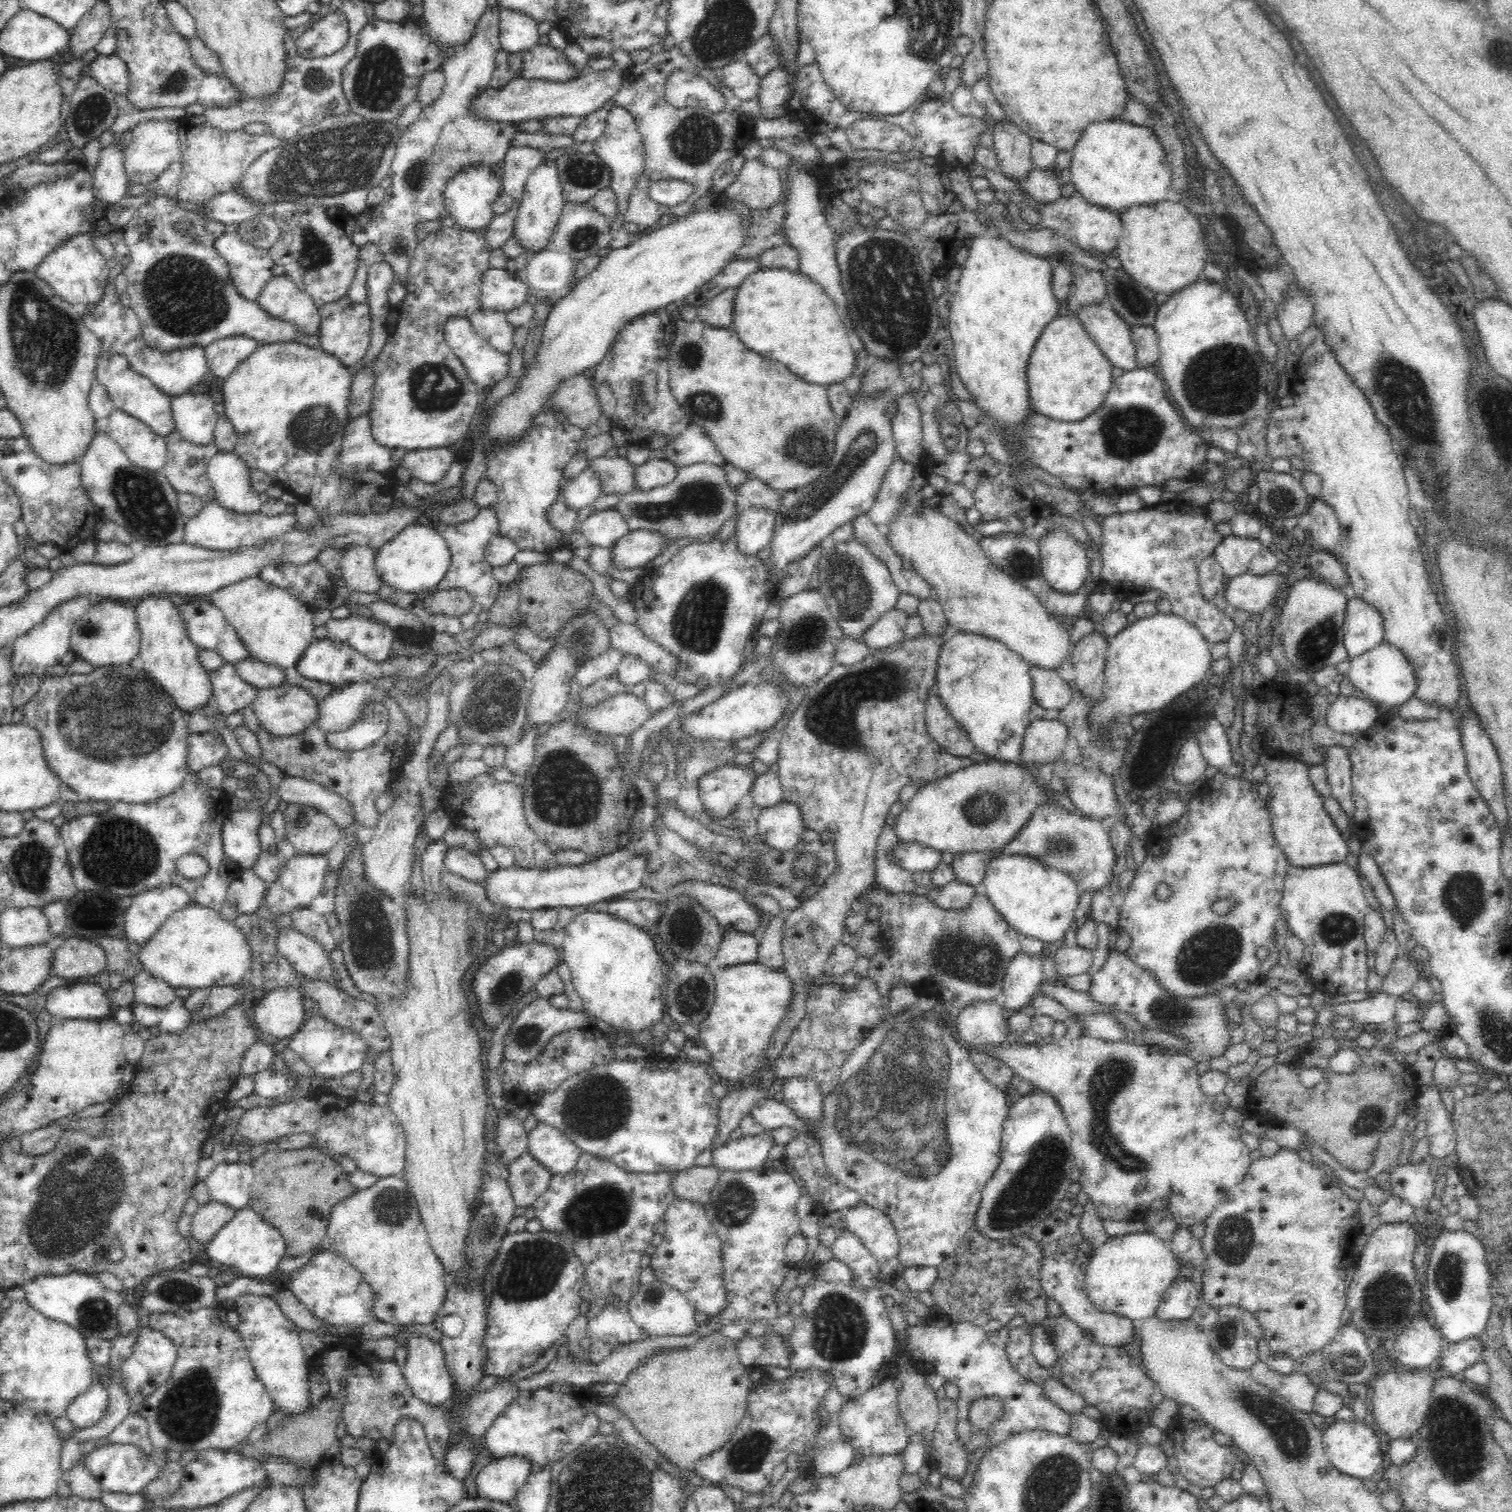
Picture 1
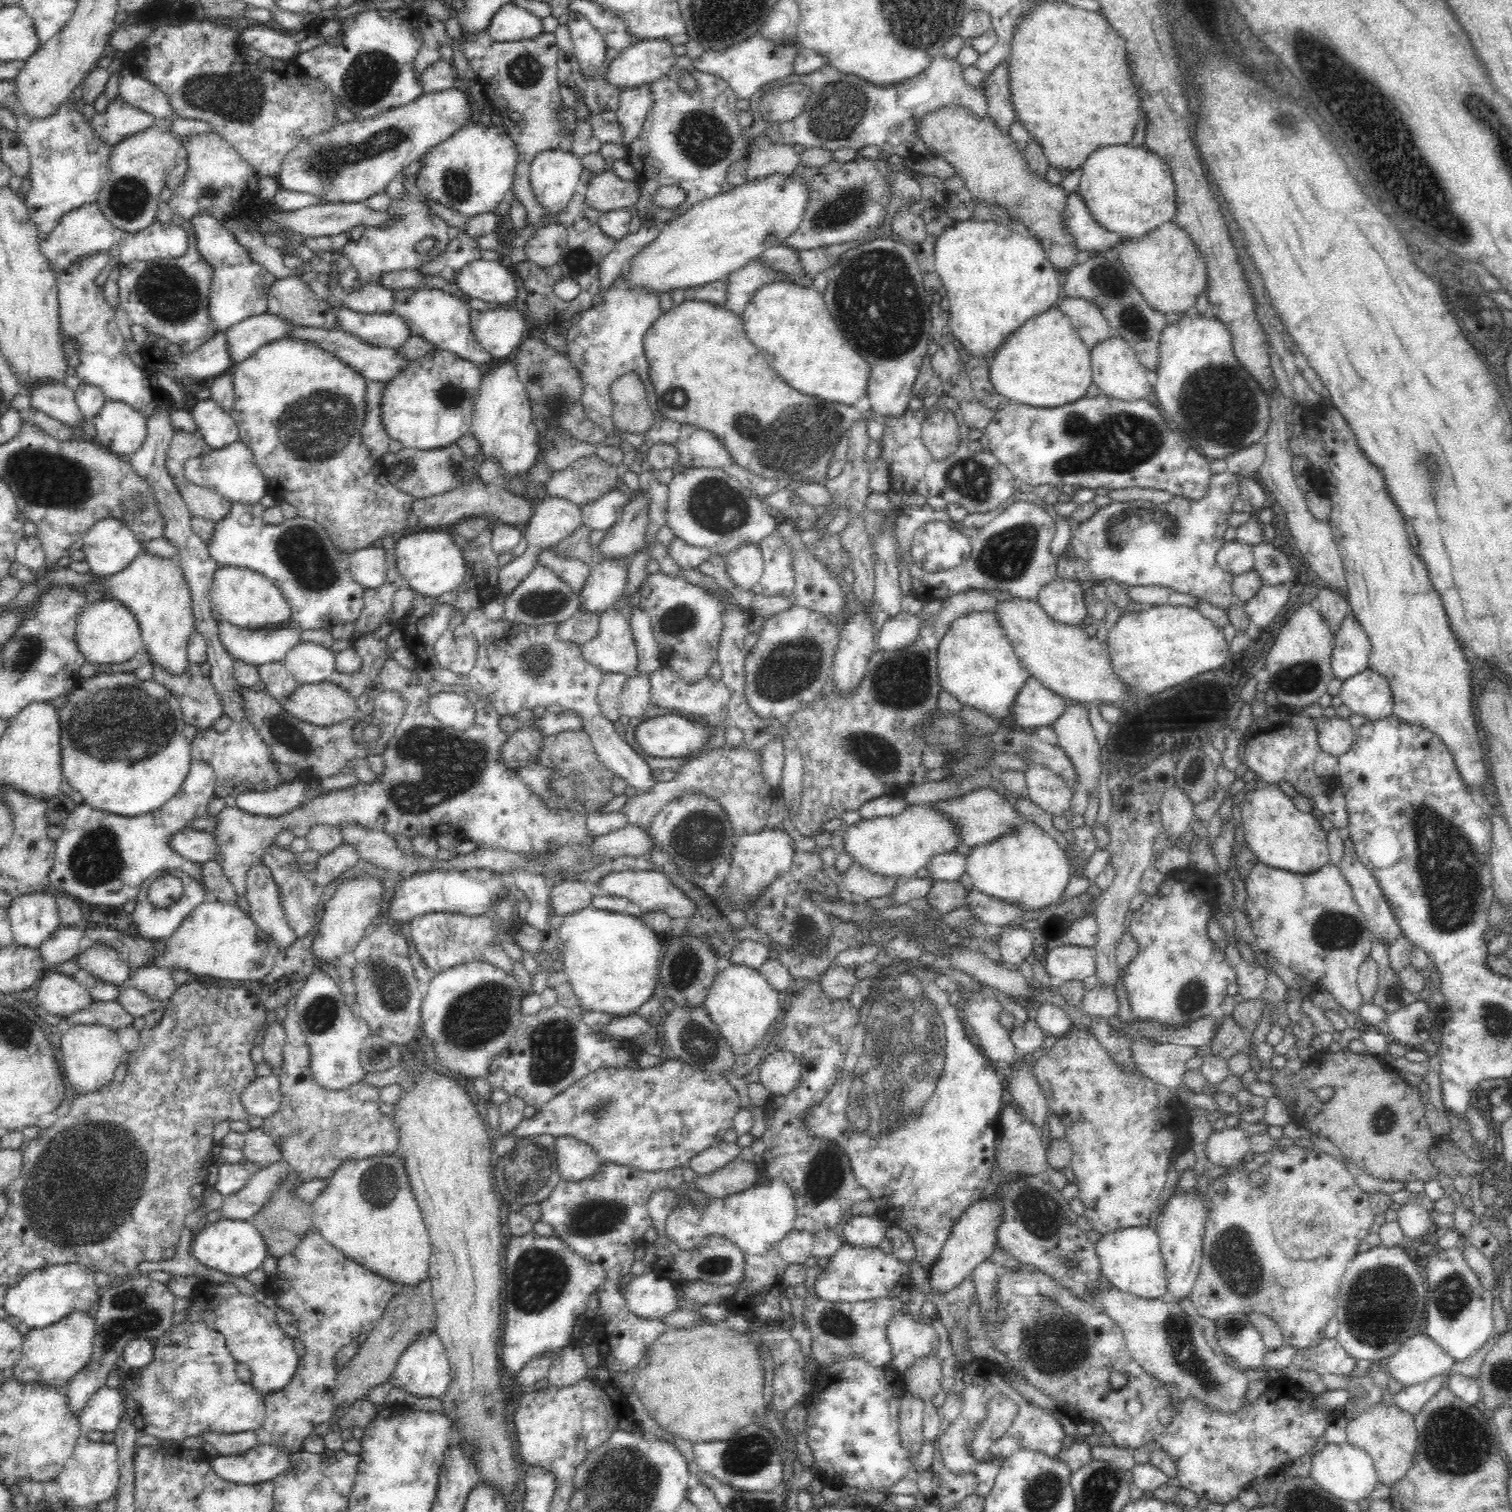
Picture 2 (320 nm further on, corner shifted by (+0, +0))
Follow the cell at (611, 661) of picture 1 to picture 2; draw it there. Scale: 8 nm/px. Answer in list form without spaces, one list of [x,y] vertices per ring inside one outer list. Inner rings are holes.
[[[606,610],[599,618],[596,638],[580,645],[581,655],[604,675],[628,674],[638,666],[638,651],[628,618],[617,610]]]

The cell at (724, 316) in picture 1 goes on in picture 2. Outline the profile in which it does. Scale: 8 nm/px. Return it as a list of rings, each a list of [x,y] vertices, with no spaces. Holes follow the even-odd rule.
[[[755,258],[746,266],[731,272],[725,279],[727,290],[725,307],[734,315],[742,316],[746,305],[759,288],[782,280],[784,283],[794,284],[798,278],[779,270],[772,270],[763,260]]]

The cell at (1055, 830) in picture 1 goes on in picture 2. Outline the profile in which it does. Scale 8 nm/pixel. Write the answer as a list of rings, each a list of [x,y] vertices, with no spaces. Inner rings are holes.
[[[982,787],[968,791],[963,796],[939,801],[934,804],[934,808],[940,813],[947,814],[959,826],[960,841],[969,848],[992,843],[999,839],[1001,835],[1015,831],[1023,823],[1028,822],[1008,800],[1001,798],[996,791]]]

